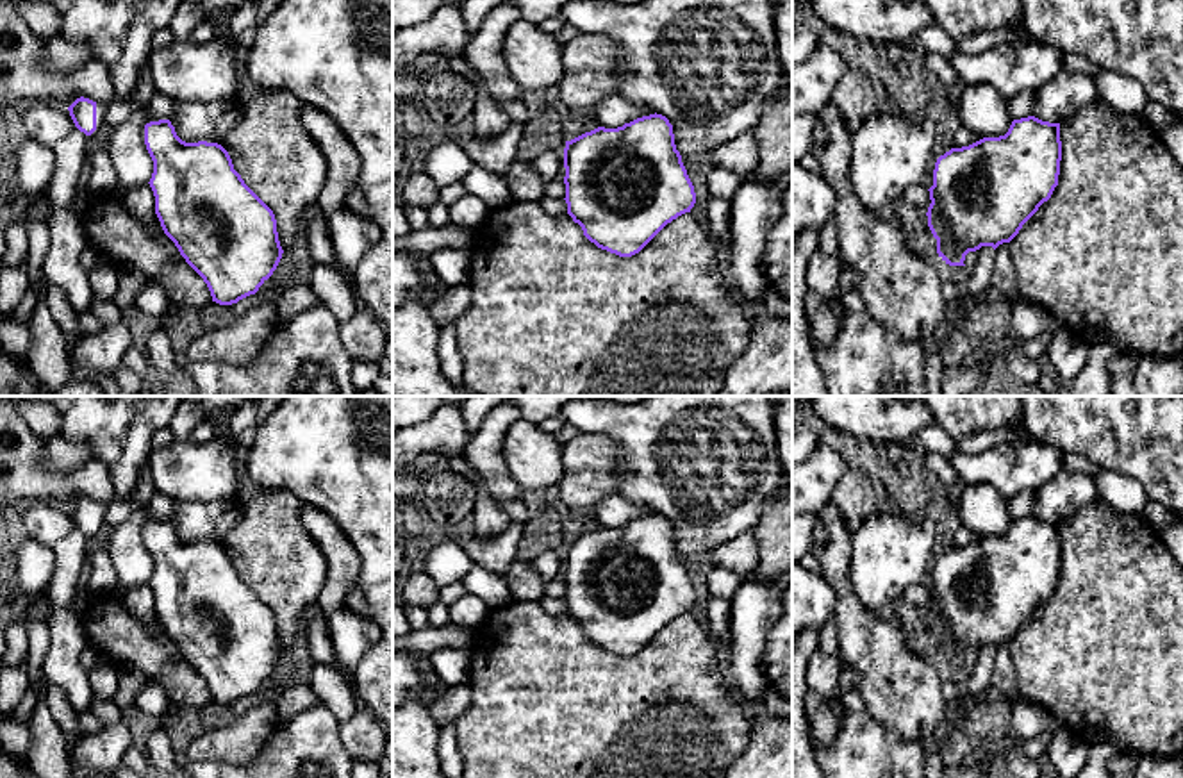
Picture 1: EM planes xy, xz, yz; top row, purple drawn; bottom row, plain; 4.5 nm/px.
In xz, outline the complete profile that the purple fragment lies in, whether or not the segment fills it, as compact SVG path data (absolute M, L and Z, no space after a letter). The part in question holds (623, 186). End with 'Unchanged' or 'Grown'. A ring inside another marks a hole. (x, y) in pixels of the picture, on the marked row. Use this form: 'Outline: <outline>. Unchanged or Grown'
Outline: M657 112L617 128L598 127L566 141L564 168L567 214L591 243L619 257L639 253L667 223L691 212L696 203L673 125Z. Unchanged

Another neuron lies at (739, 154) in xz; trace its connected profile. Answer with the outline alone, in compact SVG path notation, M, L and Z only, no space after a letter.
M751 134L739 136L705 155L714 168L730 170L739 177L748 173L757 157L758 148Z

